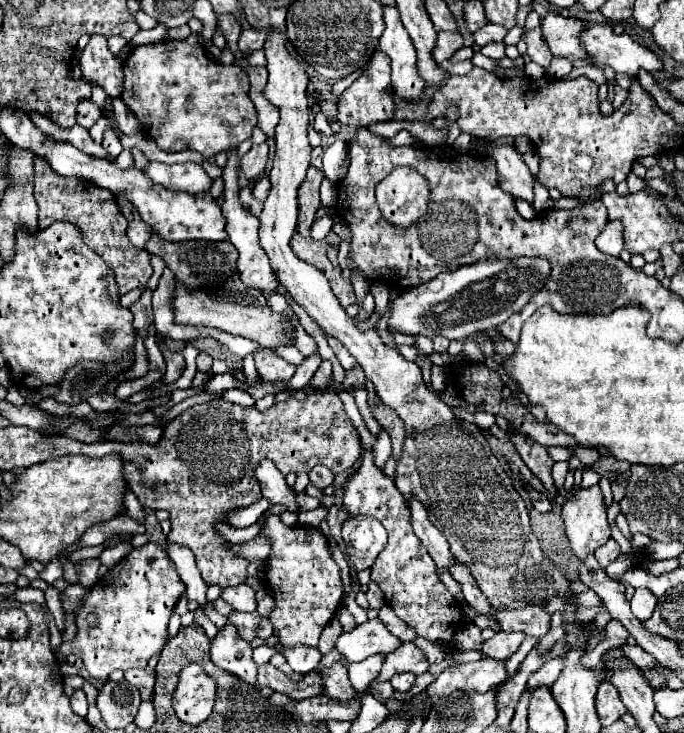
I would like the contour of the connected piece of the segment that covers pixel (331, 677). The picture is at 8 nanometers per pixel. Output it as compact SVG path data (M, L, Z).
M333 664L329 668L323 668L321 670L321 688L323 688L323 694L333 698L333 700L357 700L361 702L361 696L359 692L353 688L351 680L349 680L349 672L347 672L347 666L345 664Z

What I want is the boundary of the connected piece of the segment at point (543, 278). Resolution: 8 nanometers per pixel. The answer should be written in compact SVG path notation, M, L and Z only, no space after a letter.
M521 256L517 260L479 260L473 264L465 264L453 272L441 272L433 280L405 290L401 296L393 300L393 312L389 318L389 326L401 334L423 334L429 338L445 336L449 340L461 340L471 336L477 330L489 330L501 326L509 316L519 312L531 298L549 282L551 262L547 258L529 258Z

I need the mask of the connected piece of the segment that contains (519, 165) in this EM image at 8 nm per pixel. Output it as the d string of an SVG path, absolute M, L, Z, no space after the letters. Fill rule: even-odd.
M497 146L487 152L497 162L497 174L499 174L499 184L505 188L505 192L513 194L513 198L523 198L533 204L533 182L535 176L523 162L521 154L513 146Z

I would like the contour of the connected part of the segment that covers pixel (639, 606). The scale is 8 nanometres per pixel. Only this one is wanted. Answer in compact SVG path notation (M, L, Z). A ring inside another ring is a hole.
M635 590L635 596L631 598L631 612L635 614L635 618L639 618L641 622L649 620L655 606L657 606L655 594L651 594L649 590Z

